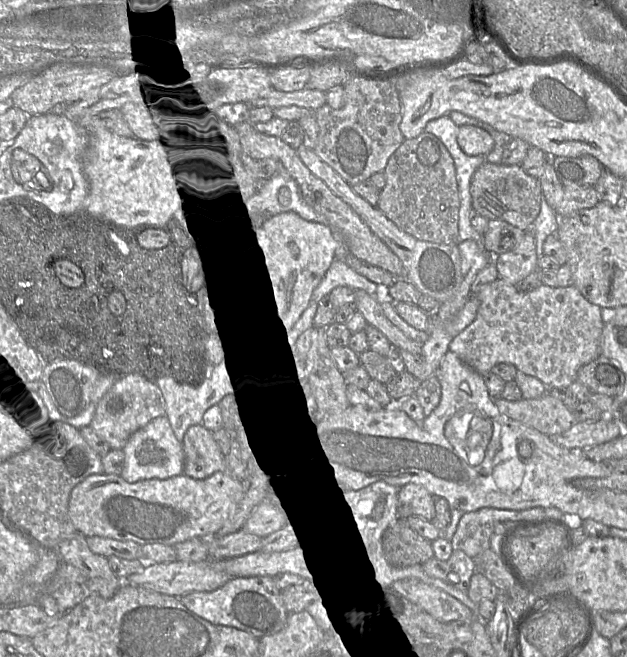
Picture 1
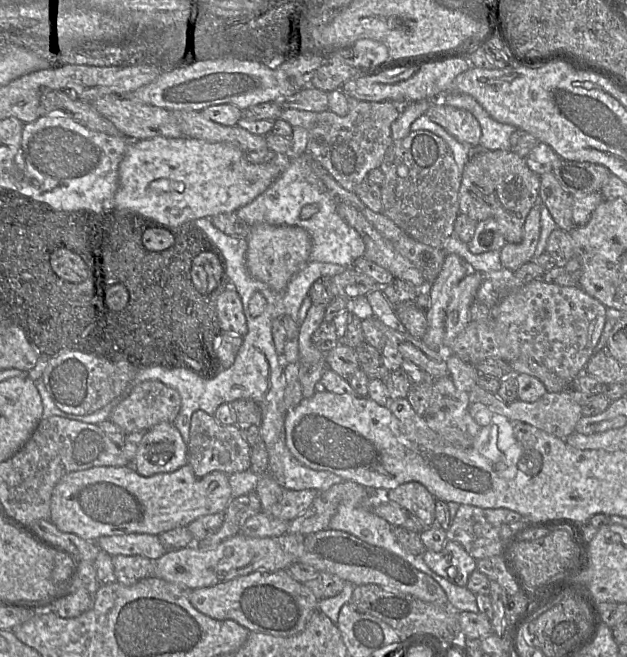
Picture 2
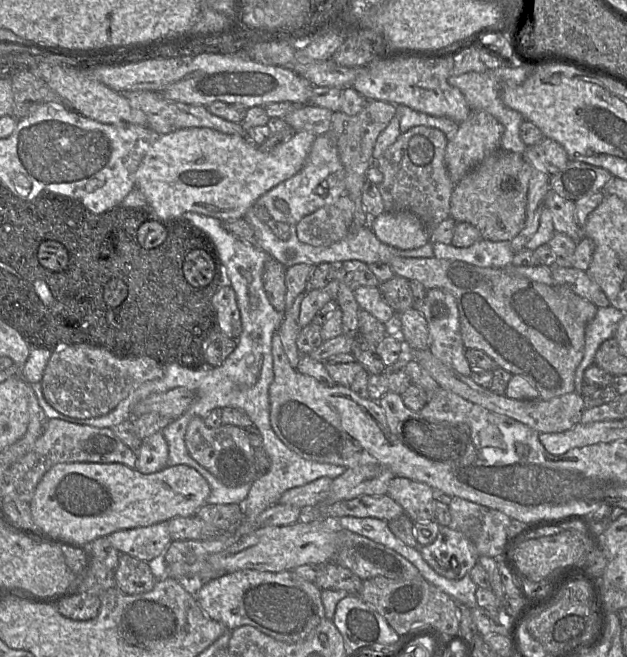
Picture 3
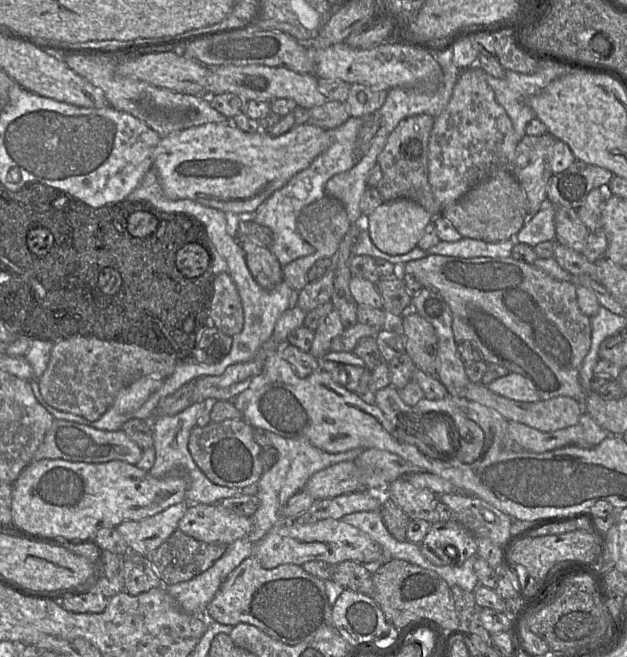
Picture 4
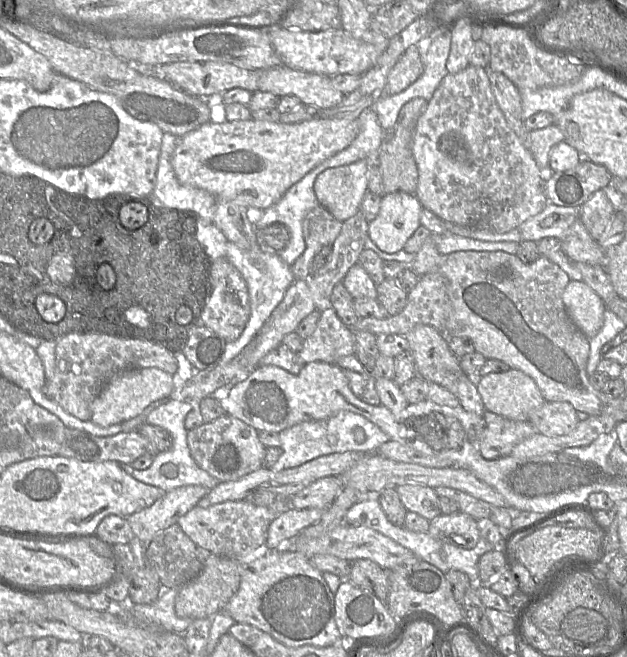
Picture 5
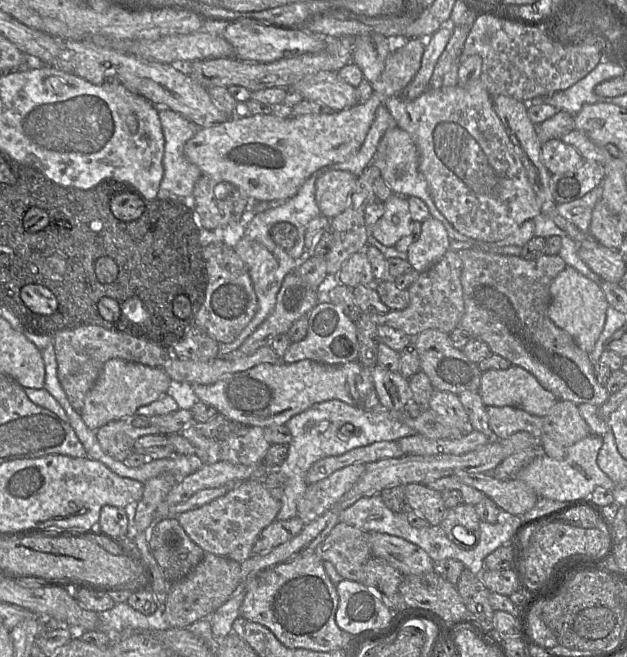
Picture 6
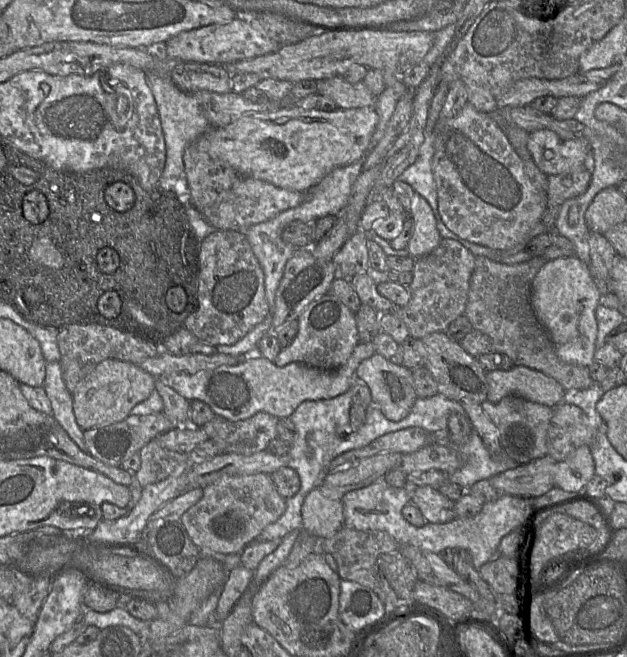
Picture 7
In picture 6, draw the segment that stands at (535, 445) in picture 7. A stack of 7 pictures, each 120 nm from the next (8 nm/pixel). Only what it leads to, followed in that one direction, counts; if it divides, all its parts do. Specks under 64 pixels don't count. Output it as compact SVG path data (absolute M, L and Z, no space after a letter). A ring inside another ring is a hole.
M486 406L486 412L489 425L497 438L507 438L516 432L527 431L539 439L540 447L543 417L511 406Z

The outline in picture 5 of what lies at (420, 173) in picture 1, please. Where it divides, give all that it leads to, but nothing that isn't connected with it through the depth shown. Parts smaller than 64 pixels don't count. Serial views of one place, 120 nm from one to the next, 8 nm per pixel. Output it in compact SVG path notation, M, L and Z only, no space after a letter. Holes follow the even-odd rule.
M414 98L401 108L396 125L392 130L386 131L377 152L377 165L381 172L384 193L405 192L414 194L418 185L418 168L413 156L413 136L419 117L425 112L428 101L424 98Z

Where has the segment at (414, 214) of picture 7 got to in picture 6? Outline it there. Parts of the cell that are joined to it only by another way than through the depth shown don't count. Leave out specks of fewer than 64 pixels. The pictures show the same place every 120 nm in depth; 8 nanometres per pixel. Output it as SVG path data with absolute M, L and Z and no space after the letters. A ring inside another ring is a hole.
M430 216L421 223L421 234L407 251L408 261L421 273L435 264L448 250L450 238L443 224Z

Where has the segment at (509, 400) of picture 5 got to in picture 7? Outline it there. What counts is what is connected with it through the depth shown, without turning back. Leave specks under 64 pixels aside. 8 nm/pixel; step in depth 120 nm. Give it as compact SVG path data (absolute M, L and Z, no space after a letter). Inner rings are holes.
M526 366L486 373L487 400L497 403L506 396L519 396L528 401L555 408L564 400L565 389L555 379Z

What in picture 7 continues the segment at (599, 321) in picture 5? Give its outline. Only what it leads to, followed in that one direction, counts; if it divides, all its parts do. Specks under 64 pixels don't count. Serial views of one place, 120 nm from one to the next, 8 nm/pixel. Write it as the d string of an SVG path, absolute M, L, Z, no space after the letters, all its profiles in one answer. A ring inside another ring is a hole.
M576 256L548 260L536 274L531 288L531 306L562 362L586 367L594 362L598 335L595 311L601 297L589 266Z

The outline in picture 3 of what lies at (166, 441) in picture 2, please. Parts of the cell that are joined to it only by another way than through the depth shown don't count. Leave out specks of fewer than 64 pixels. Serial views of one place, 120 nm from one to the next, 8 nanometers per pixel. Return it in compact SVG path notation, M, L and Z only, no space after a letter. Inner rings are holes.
M161 432L142 440L137 452L135 469L142 474L151 474L167 467L168 445Z

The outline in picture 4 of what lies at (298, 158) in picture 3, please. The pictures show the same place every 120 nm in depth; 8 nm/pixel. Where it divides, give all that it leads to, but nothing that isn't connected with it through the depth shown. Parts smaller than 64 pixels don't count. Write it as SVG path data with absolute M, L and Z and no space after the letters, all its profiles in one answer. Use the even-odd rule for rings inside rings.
M231 122L207 123L162 138L153 156L165 196L189 199L241 218L257 209L331 144L328 130L304 123L280 136L247 133Z

